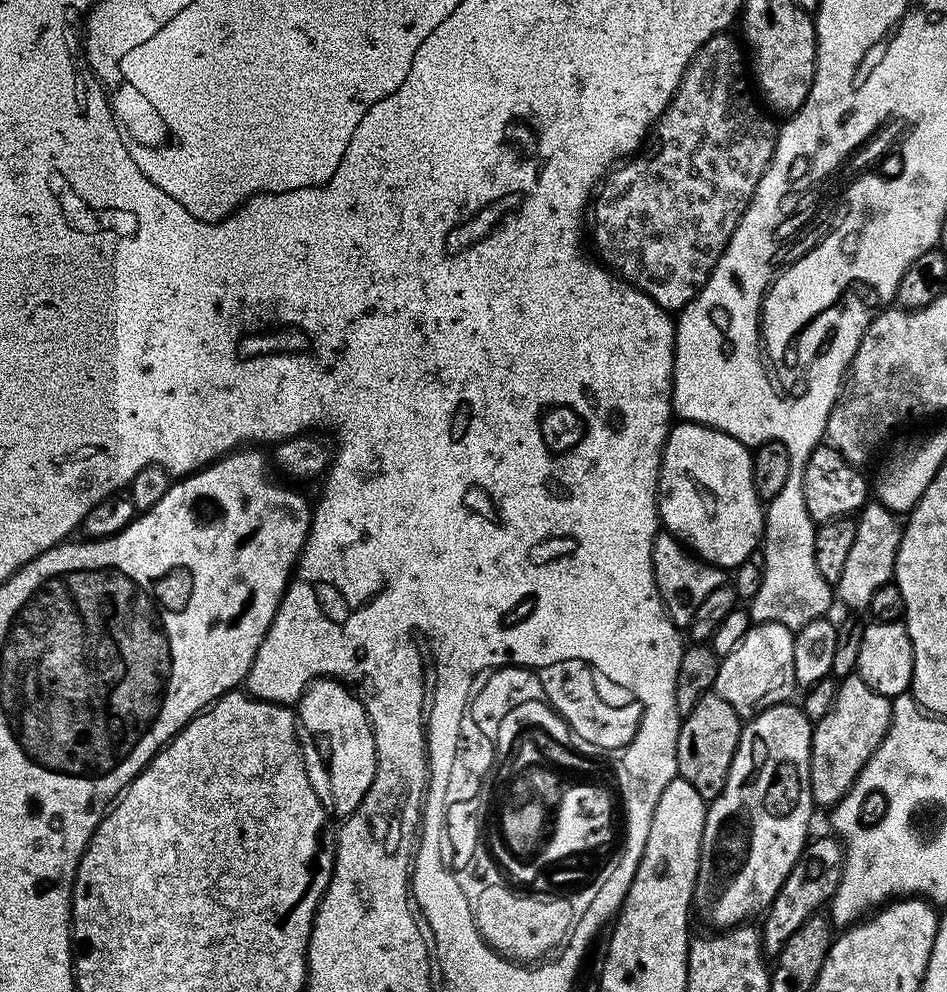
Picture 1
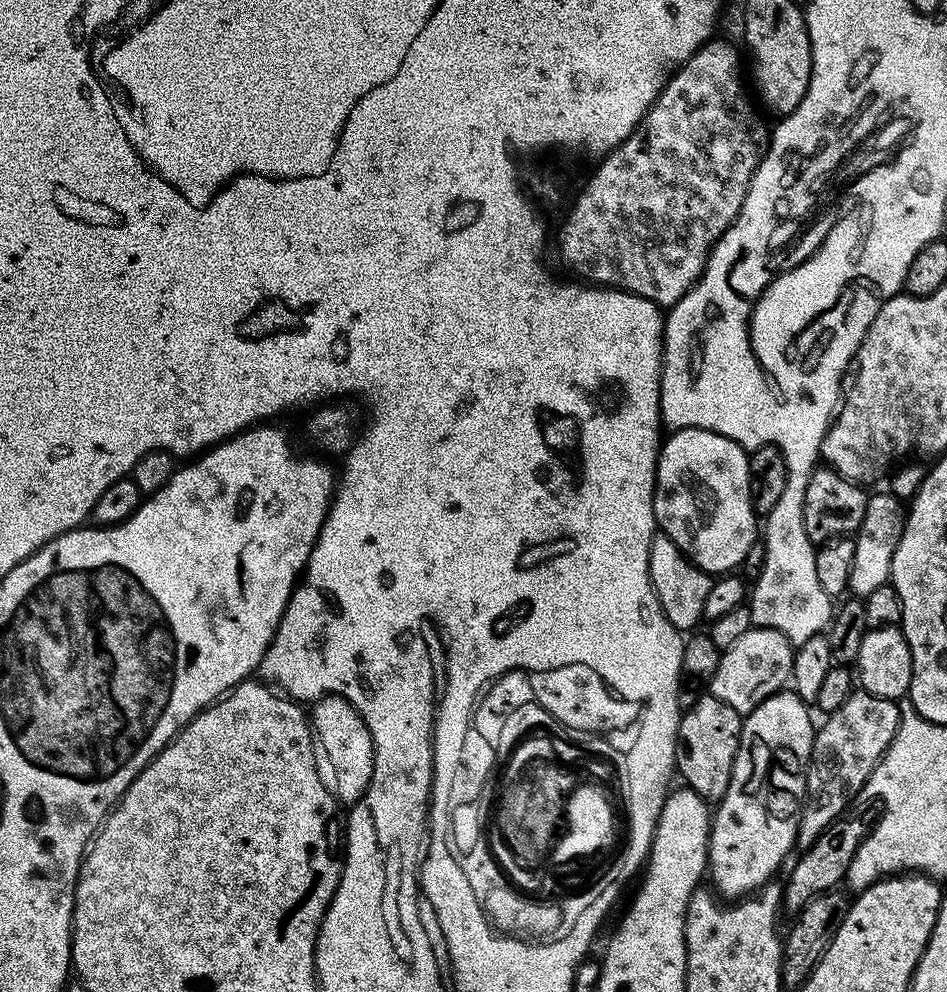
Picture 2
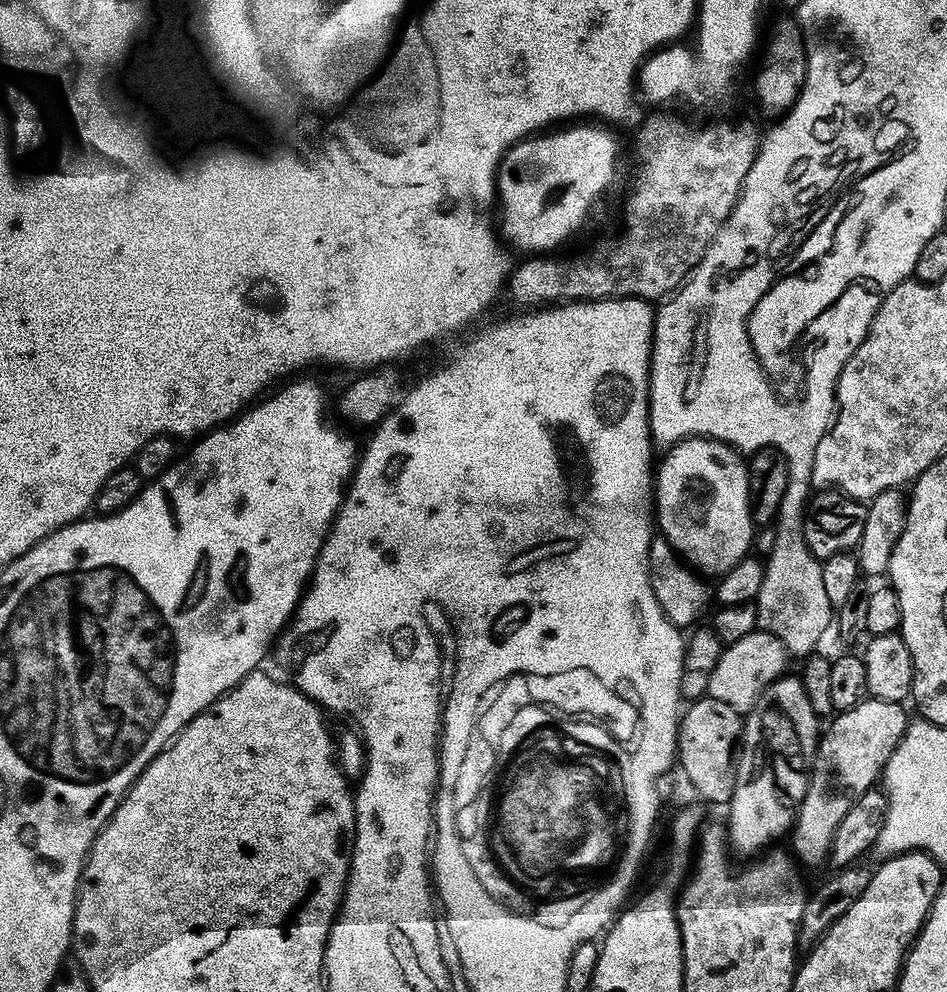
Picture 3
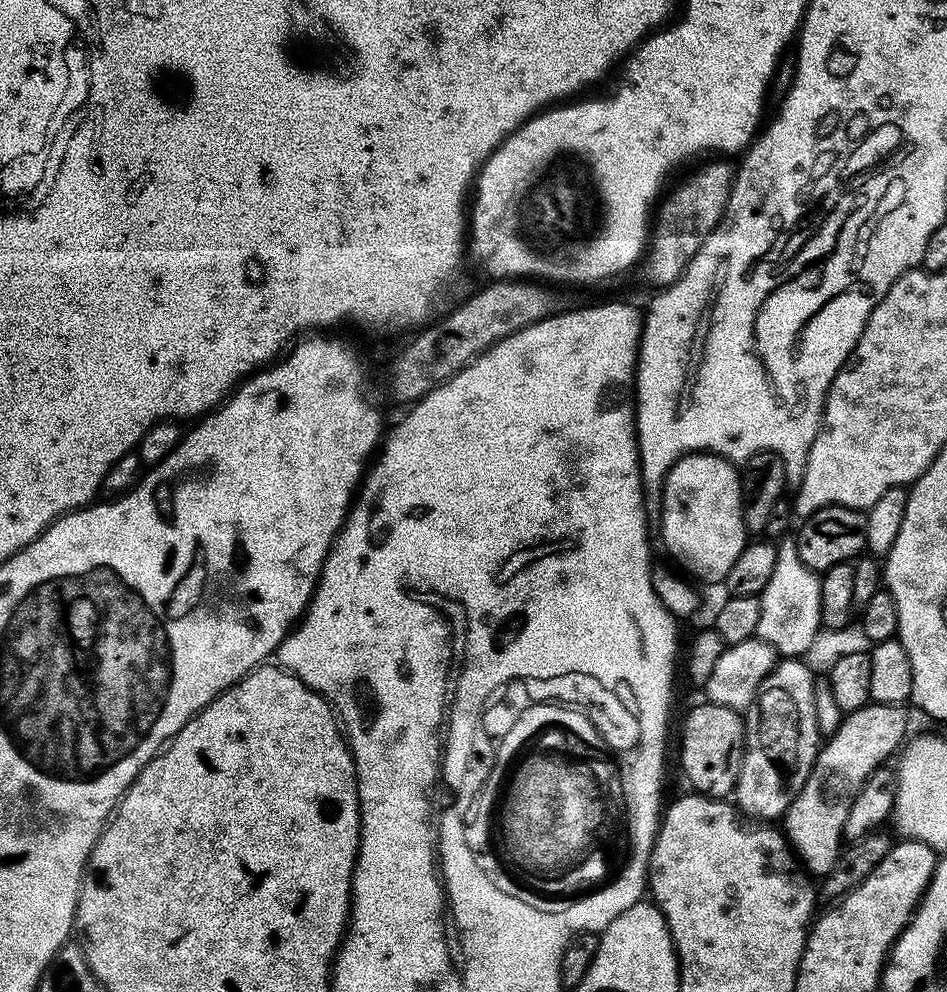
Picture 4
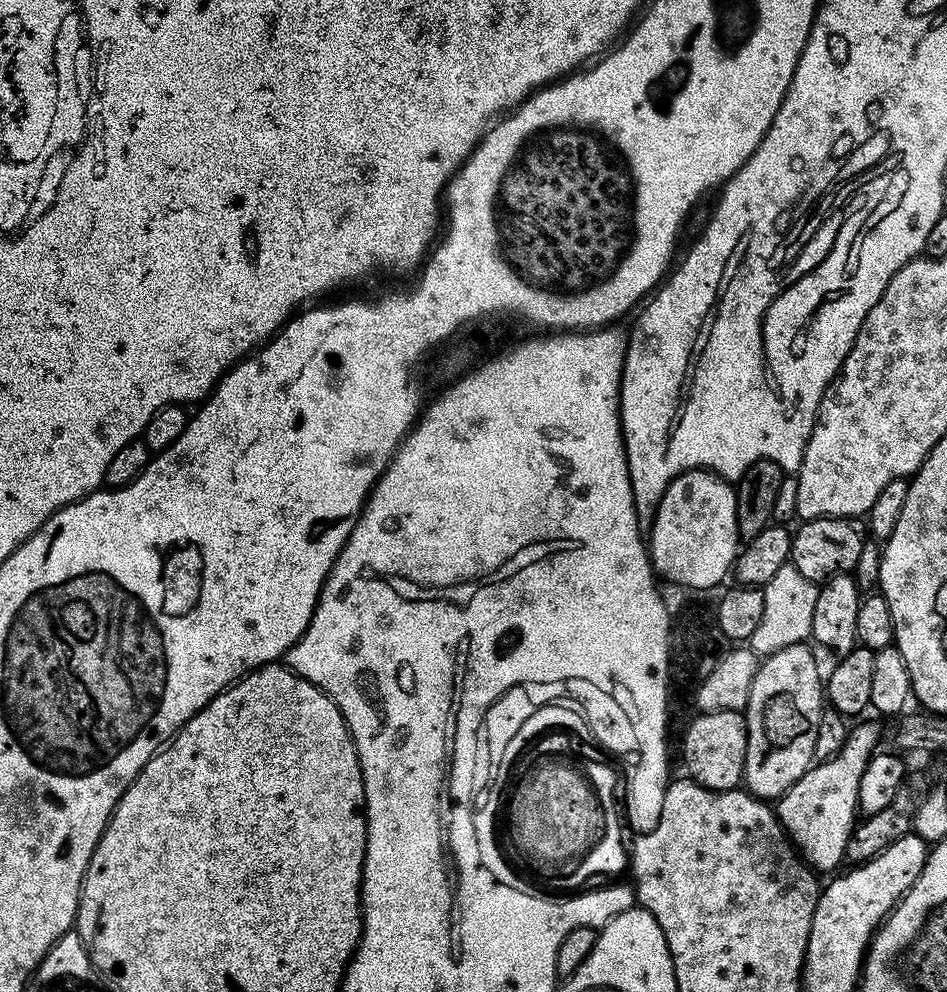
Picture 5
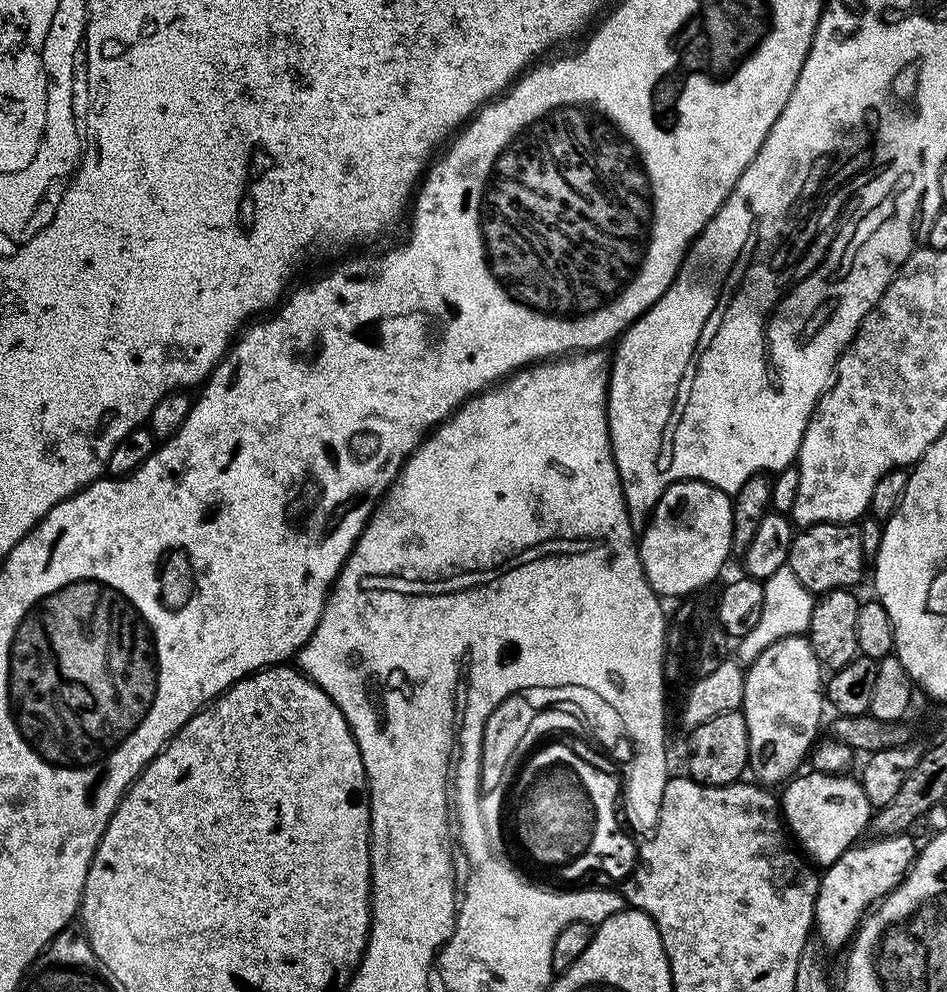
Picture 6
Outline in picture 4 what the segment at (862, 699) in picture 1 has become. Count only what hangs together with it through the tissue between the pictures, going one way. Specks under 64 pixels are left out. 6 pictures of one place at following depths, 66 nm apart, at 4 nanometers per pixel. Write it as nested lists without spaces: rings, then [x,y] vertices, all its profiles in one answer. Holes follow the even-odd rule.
[[[869,702],[865,708],[847,713],[841,719],[838,730],[833,736],[827,737],[821,743],[816,753],[814,766],[808,775],[808,781],[802,786],[802,790],[782,817],[782,831],[788,837],[792,851],[796,853],[800,863],[813,877],[823,878],[836,869],[836,863],[840,861],[842,851],[846,814],[850,814],[850,806],[854,802],[858,790],[862,790],[866,778],[870,778],[870,774],[874,774],[874,770],[881,768],[892,755],[893,759],[901,751],[902,745],[909,735],[906,709],[907,707],[898,704]]]

